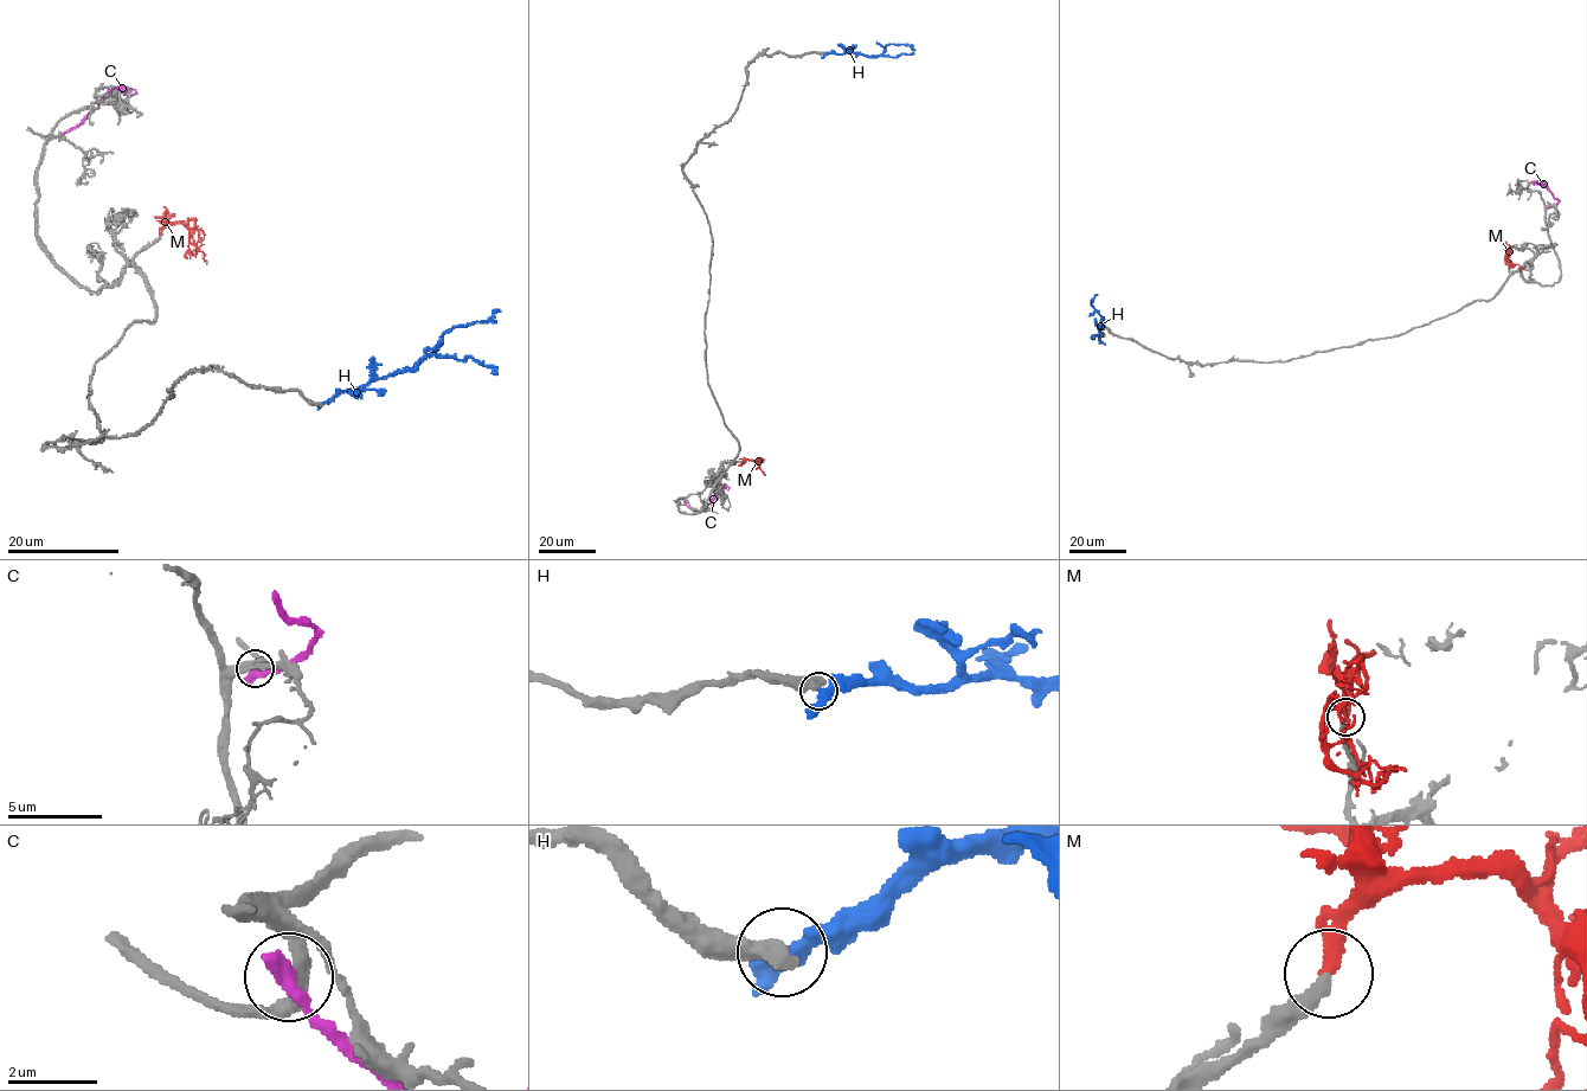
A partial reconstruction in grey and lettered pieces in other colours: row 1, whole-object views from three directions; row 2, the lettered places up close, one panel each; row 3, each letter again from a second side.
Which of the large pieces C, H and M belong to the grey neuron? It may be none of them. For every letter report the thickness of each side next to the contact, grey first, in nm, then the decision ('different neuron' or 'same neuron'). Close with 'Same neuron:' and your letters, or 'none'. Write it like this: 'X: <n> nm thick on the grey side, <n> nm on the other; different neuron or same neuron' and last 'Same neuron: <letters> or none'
C: 300 nm thick on the grey side, 480 nm on the other; different neuron
H: 550 nm thick on the grey side, 360 nm on the other; different neuron
M: 280 nm thick on the grey side, 320 nm on the other; same neuron
Same neuron: M

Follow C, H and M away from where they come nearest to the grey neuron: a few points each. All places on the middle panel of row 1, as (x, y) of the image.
C: (685, 502), (700, 512), (720, 488), (728, 487), (726, 491)
H: (823, 53), (879, 56), (890, 44), (907, 44), (914, 50)
M: (741, 461), (756, 461), (755, 466), (765, 474)

